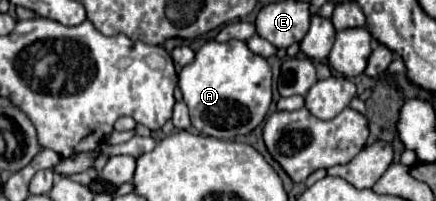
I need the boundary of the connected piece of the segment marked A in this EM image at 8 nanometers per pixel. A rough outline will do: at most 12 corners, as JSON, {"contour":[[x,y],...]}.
{"contour":[[206,42],[180,72],[192,126],[258,128],[272,70],[246,42]]}

